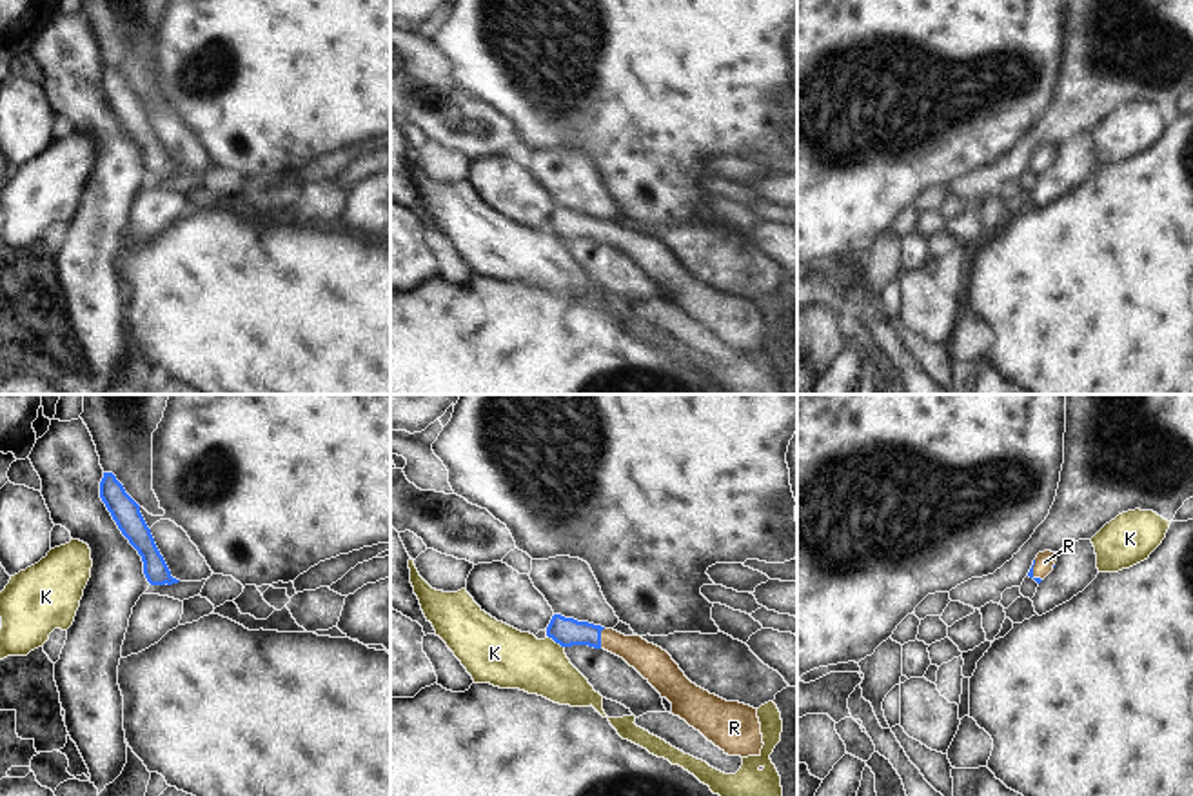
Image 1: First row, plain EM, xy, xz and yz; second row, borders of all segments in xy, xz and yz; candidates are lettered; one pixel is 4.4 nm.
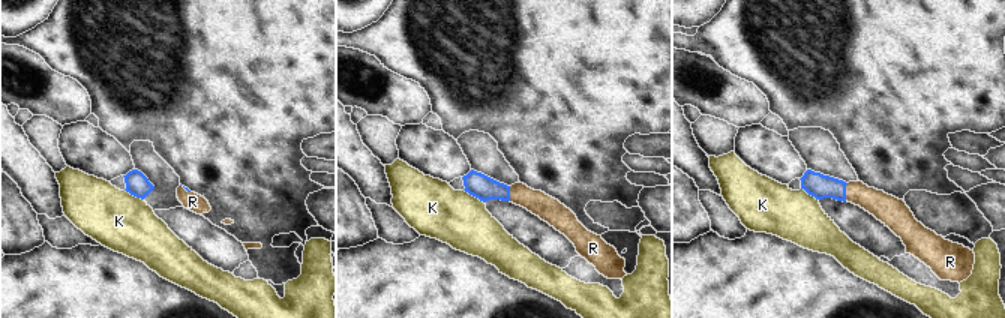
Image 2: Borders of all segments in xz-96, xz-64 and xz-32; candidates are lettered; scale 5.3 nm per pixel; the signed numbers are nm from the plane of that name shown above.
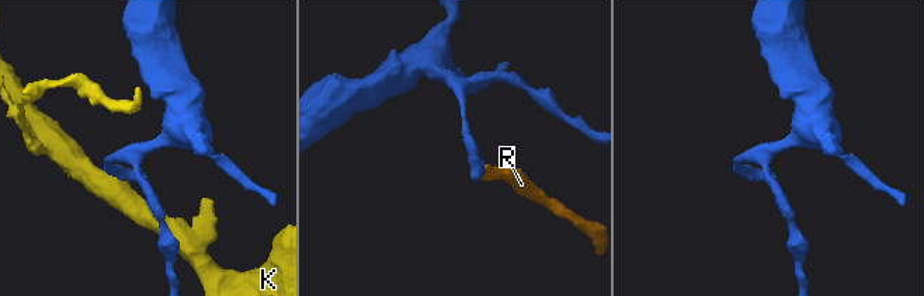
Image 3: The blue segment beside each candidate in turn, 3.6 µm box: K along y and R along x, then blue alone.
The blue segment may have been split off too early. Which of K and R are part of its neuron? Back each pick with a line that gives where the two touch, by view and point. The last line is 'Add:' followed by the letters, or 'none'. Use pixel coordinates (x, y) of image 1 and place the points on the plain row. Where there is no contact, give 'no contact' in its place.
R: xz (600, 231)
Add: R

